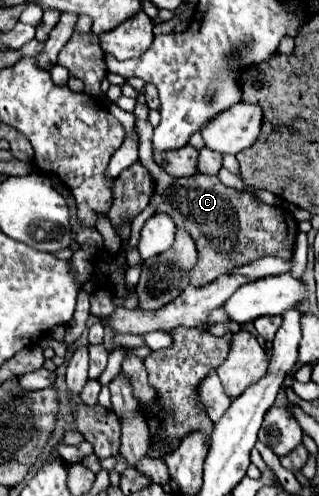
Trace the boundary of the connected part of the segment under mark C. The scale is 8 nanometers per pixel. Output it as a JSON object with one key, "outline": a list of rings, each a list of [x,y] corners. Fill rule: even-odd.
{"outline":[[[138,120],[140,134],[140,162],[150,170],[156,180],[156,194],[152,204],[158,212],[168,214],[178,228],[184,228],[196,240],[200,258],[190,270],[190,284],[204,286],[236,266],[244,266],[264,256],[292,258],[298,224],[284,208],[268,206],[256,196],[224,186],[216,176],[194,174],[190,178],[172,178],[152,160],[152,132],[150,122]]]}

